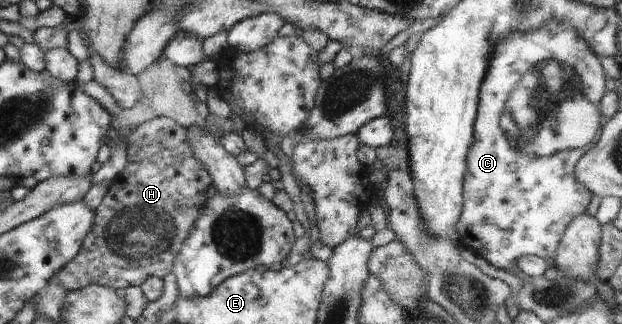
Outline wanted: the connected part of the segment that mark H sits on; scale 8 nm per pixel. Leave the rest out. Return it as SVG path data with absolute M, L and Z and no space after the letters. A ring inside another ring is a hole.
M161 116L134 128L127 135L124 171L111 183L99 207L93 211L92 229L84 238L80 251L59 269L52 281L71 292L90 284L123 291L128 286L141 286L150 276L163 279L172 271L174 258L201 216L201 207L208 199L206 190L212 183L205 165L194 155L187 138L187 128L180 126L176 120Z

